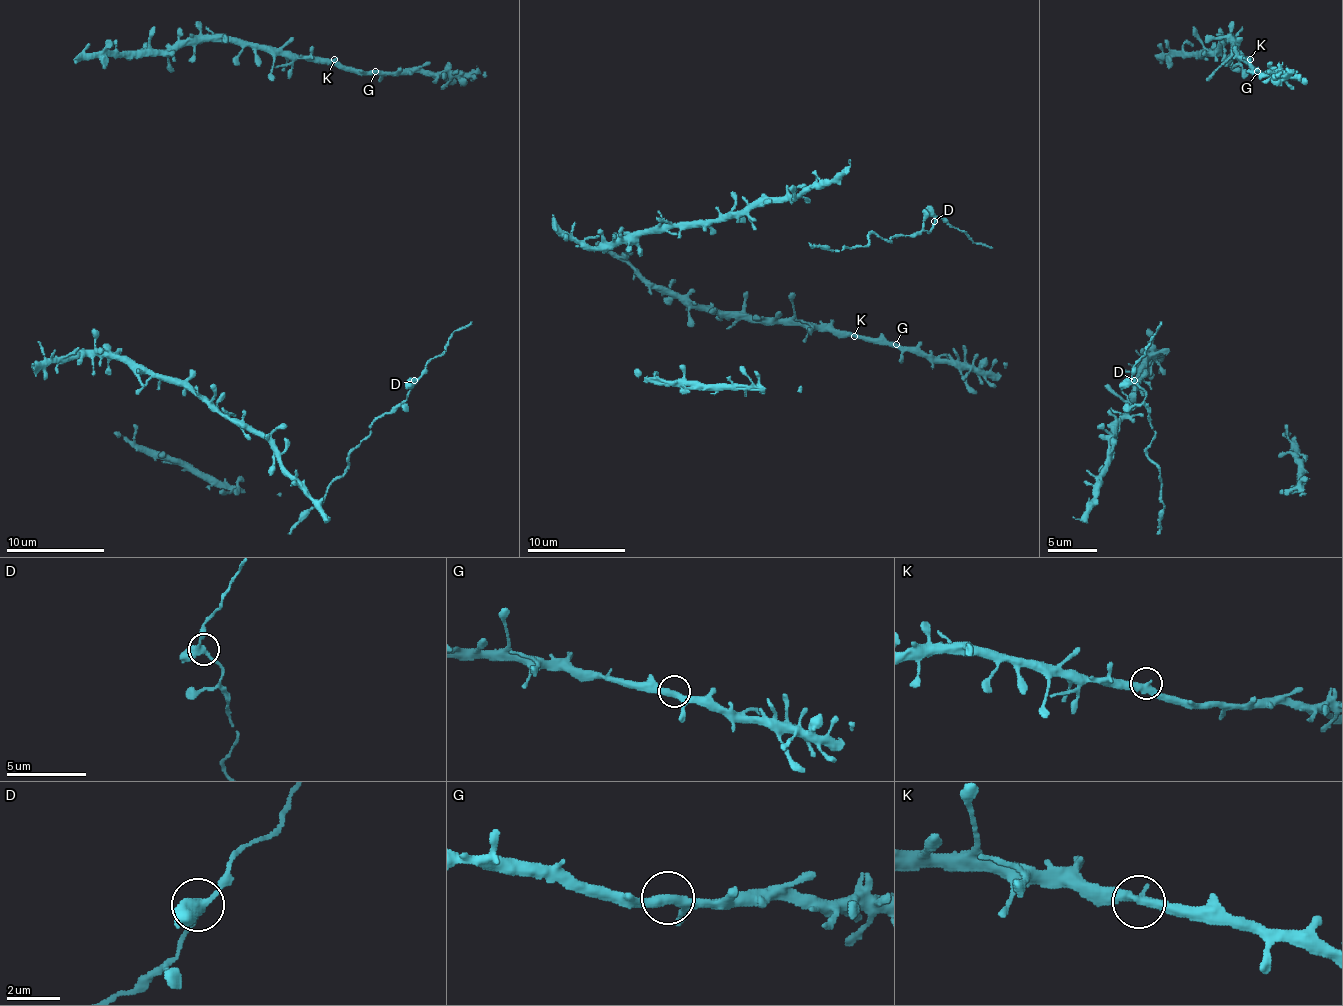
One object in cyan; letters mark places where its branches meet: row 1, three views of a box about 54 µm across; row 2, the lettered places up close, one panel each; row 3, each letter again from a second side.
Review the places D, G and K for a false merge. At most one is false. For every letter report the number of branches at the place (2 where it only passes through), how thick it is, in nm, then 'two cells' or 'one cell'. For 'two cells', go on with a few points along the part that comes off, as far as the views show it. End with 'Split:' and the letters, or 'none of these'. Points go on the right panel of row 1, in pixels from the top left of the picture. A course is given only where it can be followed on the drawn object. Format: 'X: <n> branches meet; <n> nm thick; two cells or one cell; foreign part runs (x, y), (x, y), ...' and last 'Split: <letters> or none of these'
D: 3 branches meet; 320 nm thick; one cell
G: 3 branches meet; 320 nm thick; one cell
K: 2 branches meet; 400 nm thick; one cell
Split: none of these

